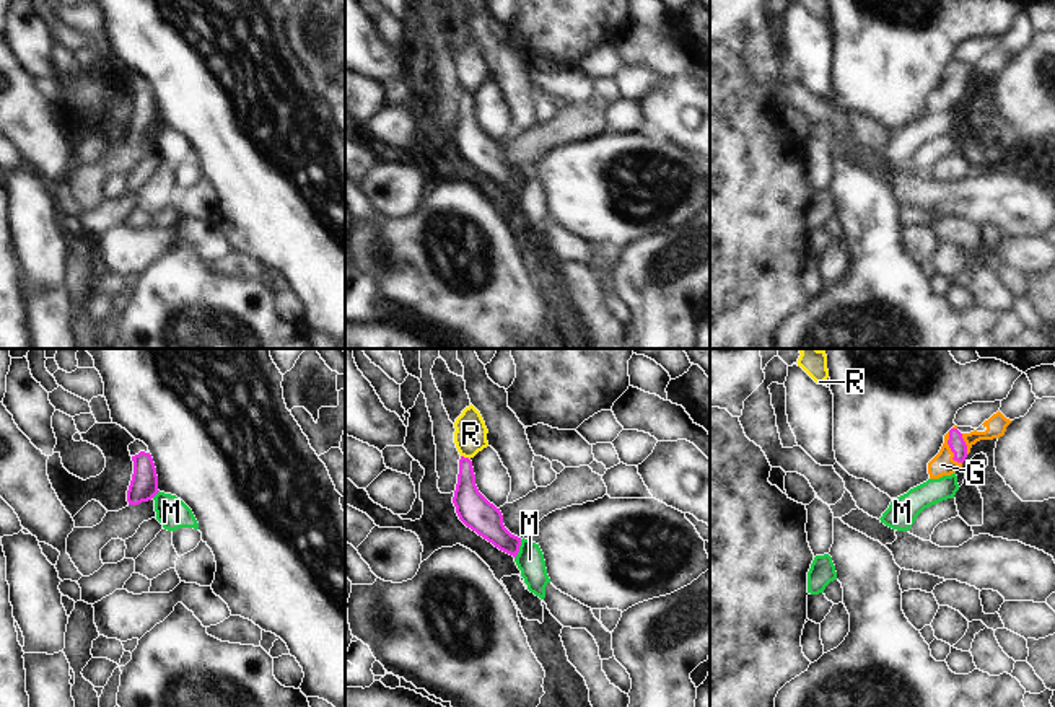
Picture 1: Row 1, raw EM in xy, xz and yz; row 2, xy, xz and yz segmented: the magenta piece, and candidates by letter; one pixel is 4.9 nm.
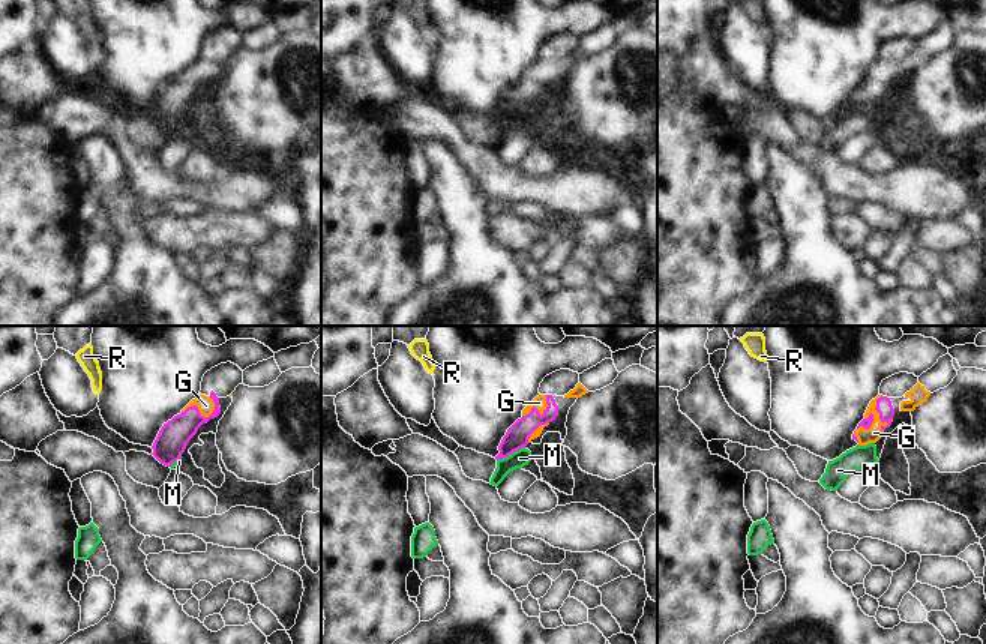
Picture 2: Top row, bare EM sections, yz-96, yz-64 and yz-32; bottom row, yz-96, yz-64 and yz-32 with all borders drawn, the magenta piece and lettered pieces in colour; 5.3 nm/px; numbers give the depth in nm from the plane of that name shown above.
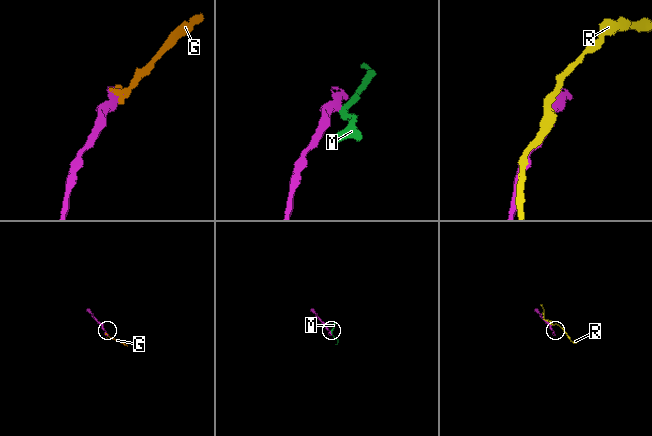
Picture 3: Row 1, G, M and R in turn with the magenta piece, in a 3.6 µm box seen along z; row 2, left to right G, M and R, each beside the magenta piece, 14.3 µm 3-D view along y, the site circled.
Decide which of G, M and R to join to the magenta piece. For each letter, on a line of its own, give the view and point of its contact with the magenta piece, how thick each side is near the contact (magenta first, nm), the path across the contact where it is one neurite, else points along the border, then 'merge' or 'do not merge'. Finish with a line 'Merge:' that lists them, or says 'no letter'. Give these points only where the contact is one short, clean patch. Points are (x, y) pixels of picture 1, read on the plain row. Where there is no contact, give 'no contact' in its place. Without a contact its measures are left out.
G: yz (951, 85) | 80/110 nm | across yz (956, 77), (951, 85), (941, 100) | merge
M: xz (518, 184) | 160/140 nm | along xz (521, 175), (515, 194) | do not merge
R: xz (466, 93) | 160/160 nm | do not merge
Merge: G

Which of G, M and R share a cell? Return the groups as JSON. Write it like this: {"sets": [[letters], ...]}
{"sets": [["G"], ["M"], ["R"]]}

